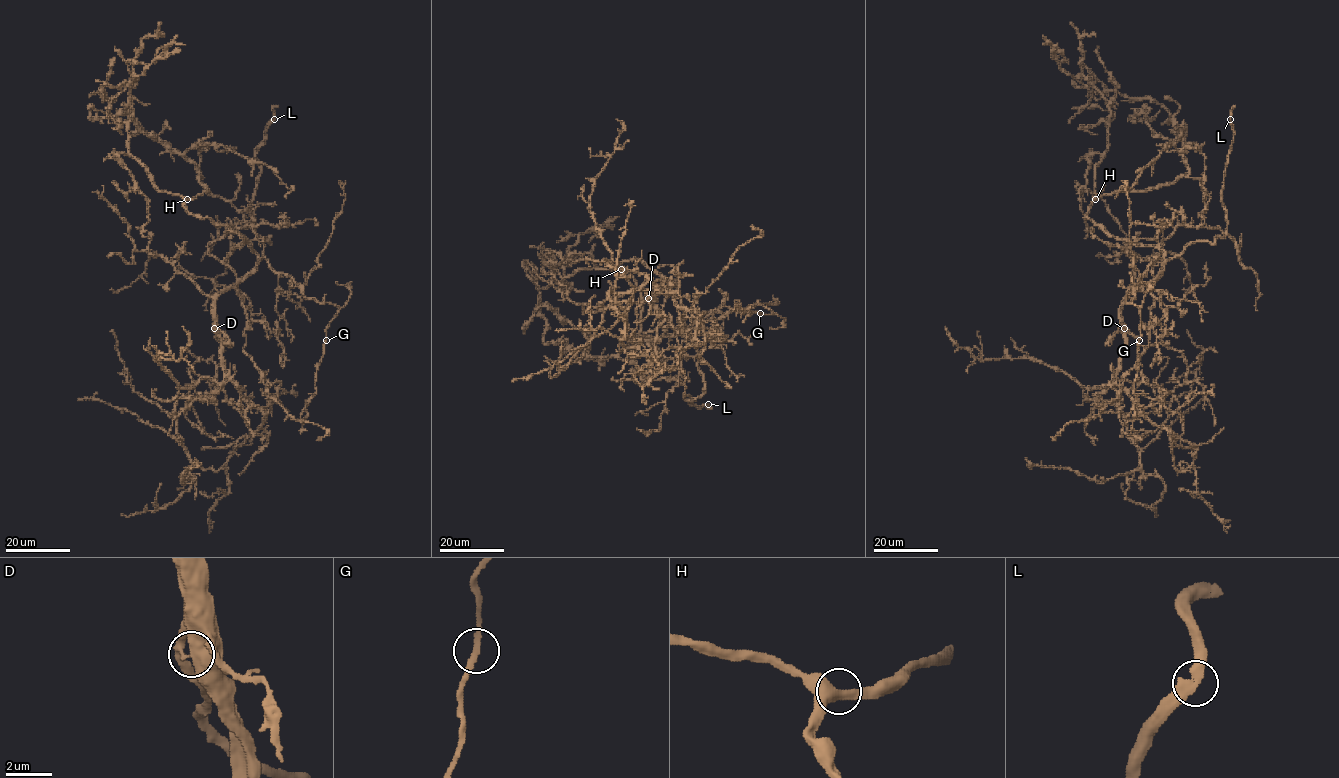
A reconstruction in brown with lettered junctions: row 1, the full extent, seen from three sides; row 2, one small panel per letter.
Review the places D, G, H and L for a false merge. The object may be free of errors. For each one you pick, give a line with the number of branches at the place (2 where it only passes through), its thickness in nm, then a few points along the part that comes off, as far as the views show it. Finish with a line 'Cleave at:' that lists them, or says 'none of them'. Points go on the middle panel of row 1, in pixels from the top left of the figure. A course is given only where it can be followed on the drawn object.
Cleave at: none of them

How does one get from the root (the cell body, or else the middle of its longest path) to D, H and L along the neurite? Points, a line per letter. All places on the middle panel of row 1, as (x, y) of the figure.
D: (660, 328), (672, 324), (652, 304), (649, 293), (648, 298)
H: (660, 328), (677, 328), (692, 337), (684, 330), (680, 292), (639, 260), (625, 259), (618, 265), (621, 269)
L: (660, 328), (677, 328), (695, 344), (704, 389), (684, 397), (697, 407), (708, 404)

